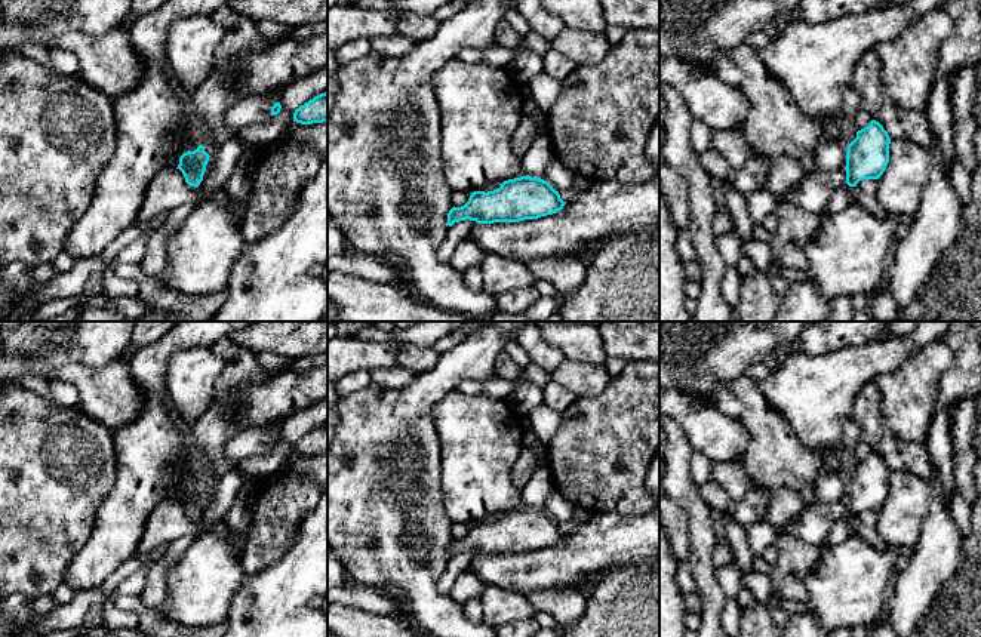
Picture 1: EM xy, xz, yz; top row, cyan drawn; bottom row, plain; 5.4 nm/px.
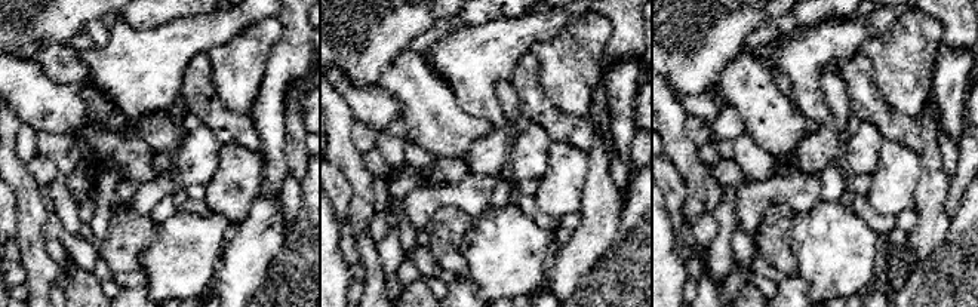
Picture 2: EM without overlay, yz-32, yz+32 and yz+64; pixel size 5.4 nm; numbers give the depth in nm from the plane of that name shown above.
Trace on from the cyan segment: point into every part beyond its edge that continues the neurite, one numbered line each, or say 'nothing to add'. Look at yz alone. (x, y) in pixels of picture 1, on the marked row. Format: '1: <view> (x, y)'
1: yz (812, 191)

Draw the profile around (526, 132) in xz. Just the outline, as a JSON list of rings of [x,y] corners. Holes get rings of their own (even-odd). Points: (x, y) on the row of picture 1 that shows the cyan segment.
[[[522,90],[525,104],[522,110],[522,121],[517,126],[513,138],[511,138],[511,150],[517,157],[523,157],[532,142],[539,135],[538,121],[533,116],[533,111],[538,110],[536,102],[531,93],[531,90]]]

